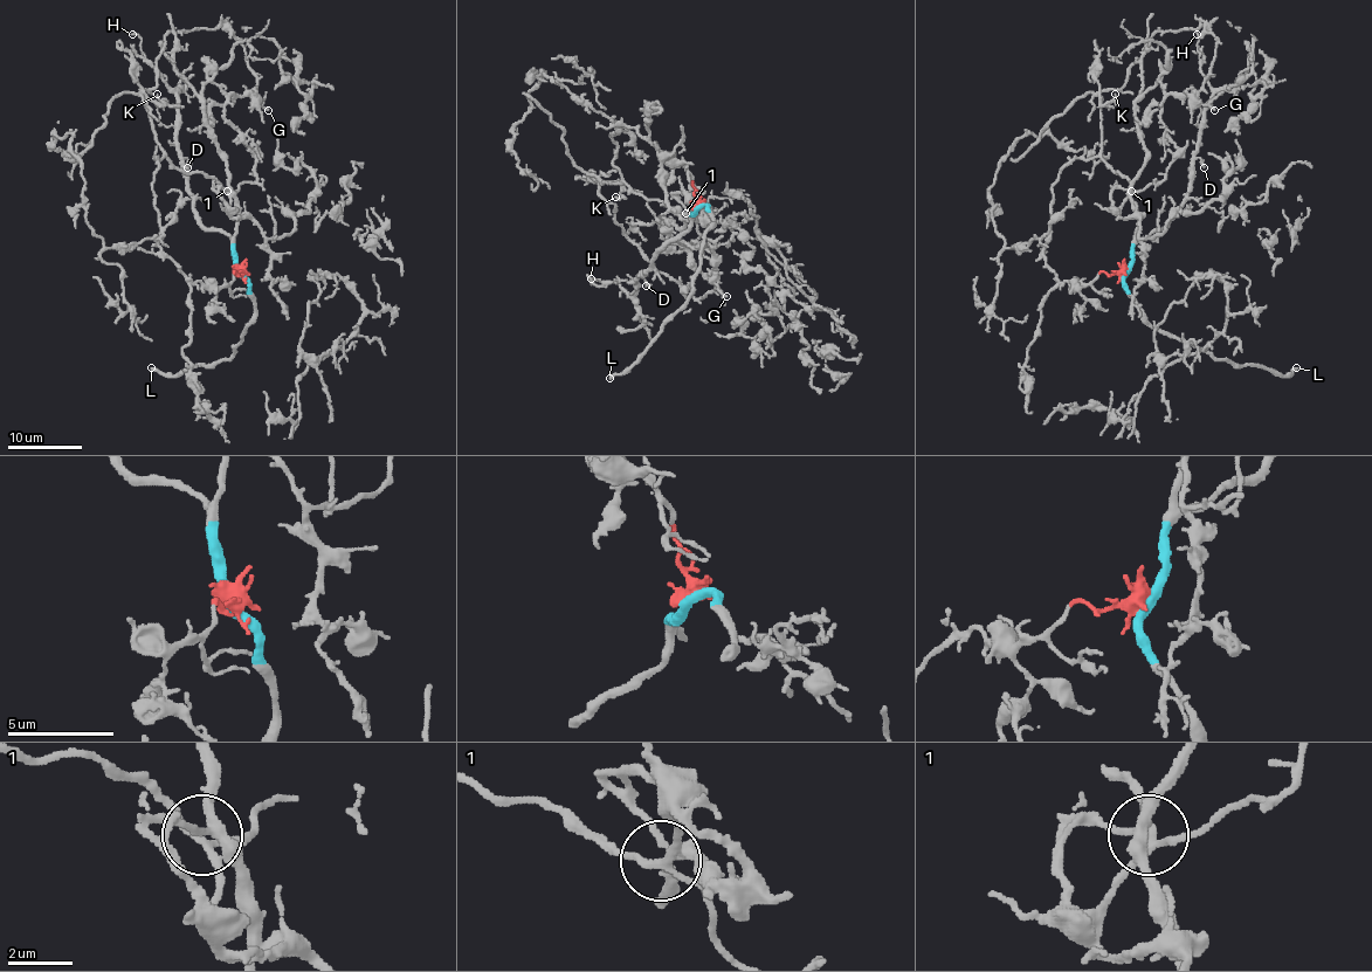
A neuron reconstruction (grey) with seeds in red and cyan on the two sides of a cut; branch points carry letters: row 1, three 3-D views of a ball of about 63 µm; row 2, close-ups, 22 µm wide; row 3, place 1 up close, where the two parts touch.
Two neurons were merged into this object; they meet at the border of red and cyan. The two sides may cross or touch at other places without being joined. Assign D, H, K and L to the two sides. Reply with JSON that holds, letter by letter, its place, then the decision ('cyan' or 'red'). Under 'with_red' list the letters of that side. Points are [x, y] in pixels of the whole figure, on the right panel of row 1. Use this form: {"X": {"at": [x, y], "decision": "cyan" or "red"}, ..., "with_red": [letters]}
{"D": {"at": [1204, 167], "decision": "cyan"}, "H": {"at": [1197, 34], "decision": "cyan"}, "K": {"at": [1115, 94], "decision": "red"}, "L": {"at": [1296, 367], "decision": "cyan"}, "with_red": ["K"]}

